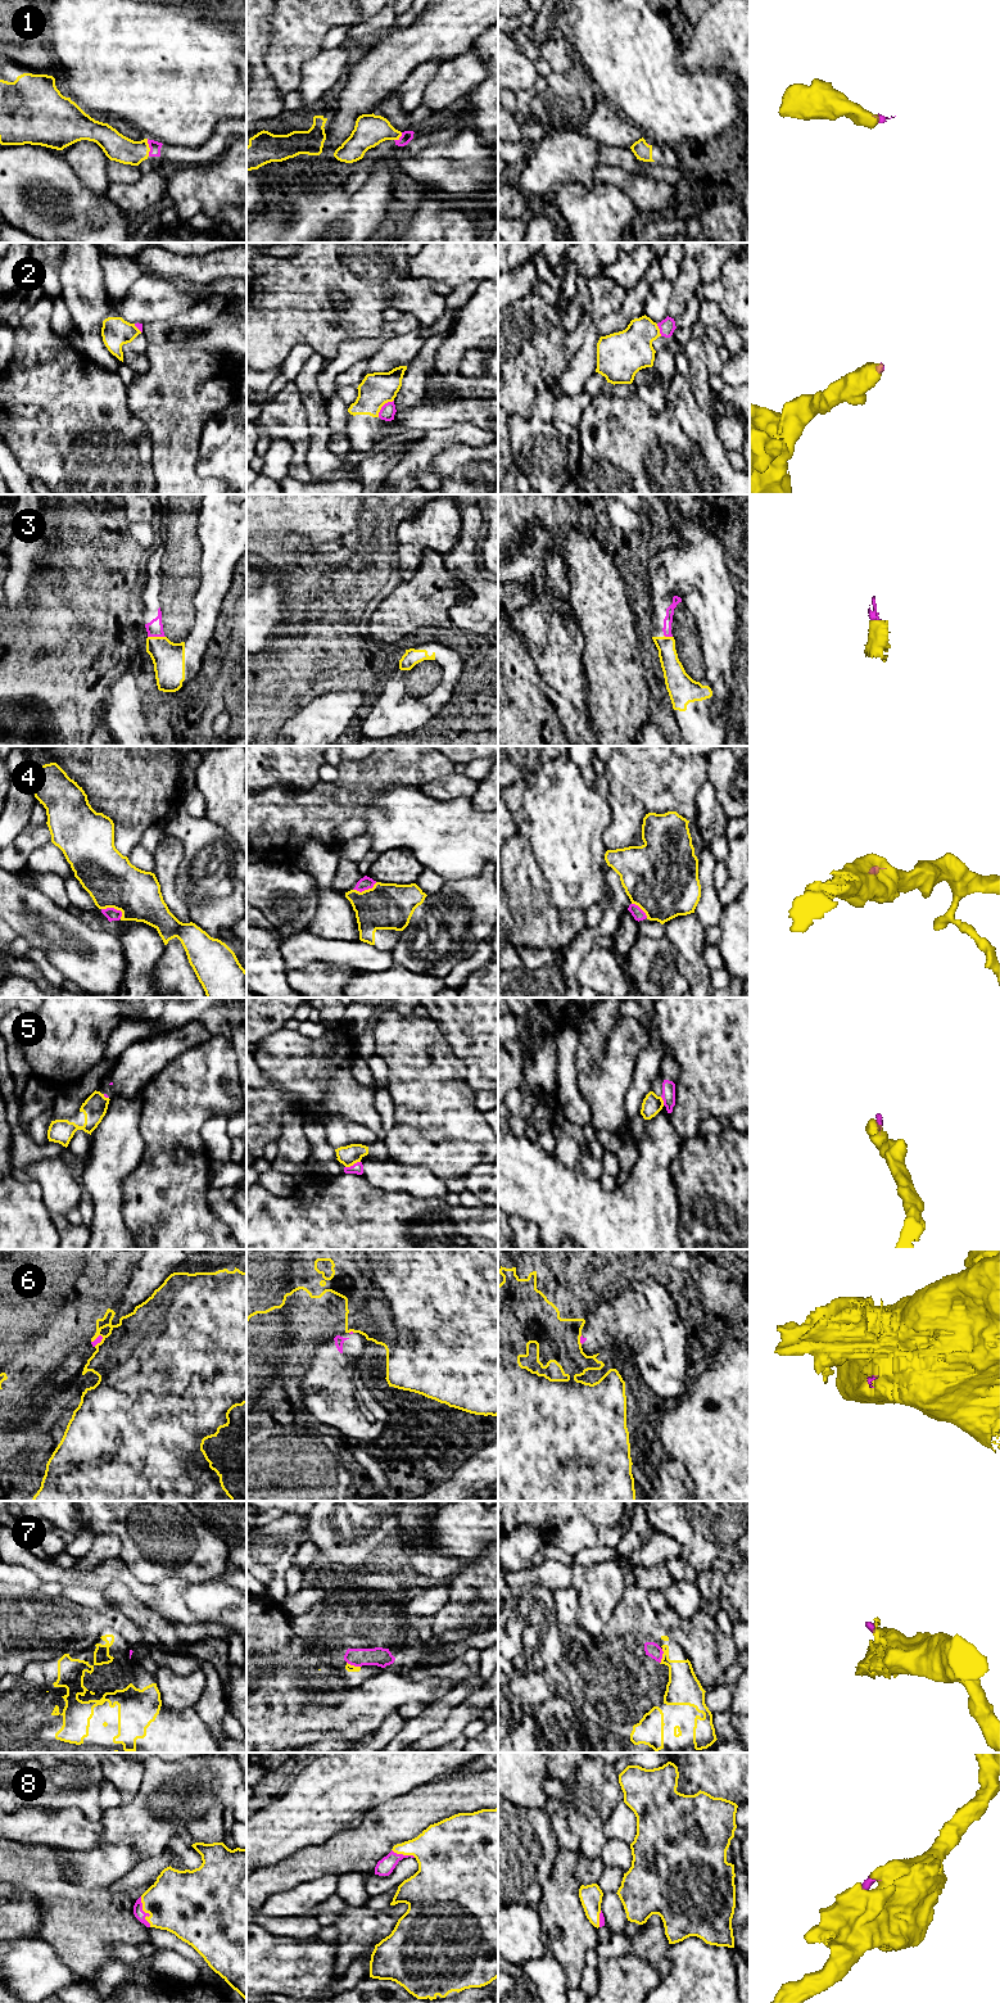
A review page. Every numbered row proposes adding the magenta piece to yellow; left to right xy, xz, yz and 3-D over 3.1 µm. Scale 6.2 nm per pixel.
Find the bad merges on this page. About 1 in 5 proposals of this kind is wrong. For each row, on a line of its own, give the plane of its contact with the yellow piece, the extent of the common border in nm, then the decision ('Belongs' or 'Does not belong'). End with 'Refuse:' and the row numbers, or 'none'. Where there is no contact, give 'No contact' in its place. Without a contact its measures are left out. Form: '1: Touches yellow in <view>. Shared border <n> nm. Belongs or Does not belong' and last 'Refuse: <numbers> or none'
1: Touches yellow in xy. Shared border 110 nm. Belongs
2: Touches yellow in xz. Shared border 150 nm. Belongs
3: Touches yellow in xy. Shared border 110 nm. Belongs
4: Touches yellow in xy. Shared border 140 nm. Belongs
5: Touches yellow in xz. Shared border 100 nm. Belongs
6: Touches yellow in xy. Shared border 90 nm. Does not belong
7: Touches yellow in yz. Shared border 100 nm. Belongs
8: Touches yellow in xy. Shared border 200 nm. Belongs
Refuse: 6

